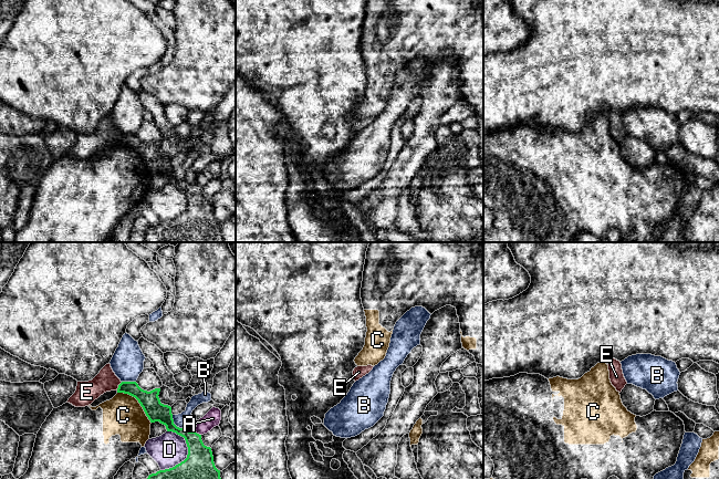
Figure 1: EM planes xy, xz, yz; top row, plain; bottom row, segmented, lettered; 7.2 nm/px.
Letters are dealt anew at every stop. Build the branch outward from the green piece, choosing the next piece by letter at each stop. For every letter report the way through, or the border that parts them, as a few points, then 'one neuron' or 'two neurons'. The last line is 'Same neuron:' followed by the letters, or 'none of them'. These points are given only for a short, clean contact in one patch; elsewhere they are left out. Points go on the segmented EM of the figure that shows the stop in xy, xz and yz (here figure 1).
A: two neurons
B: two neurons
C: two neurons
D: two neurons
E: way xy (149, 401), (131, 387), (118, 386), (99, 385), (86, 392); one neuron
Same neuron: E

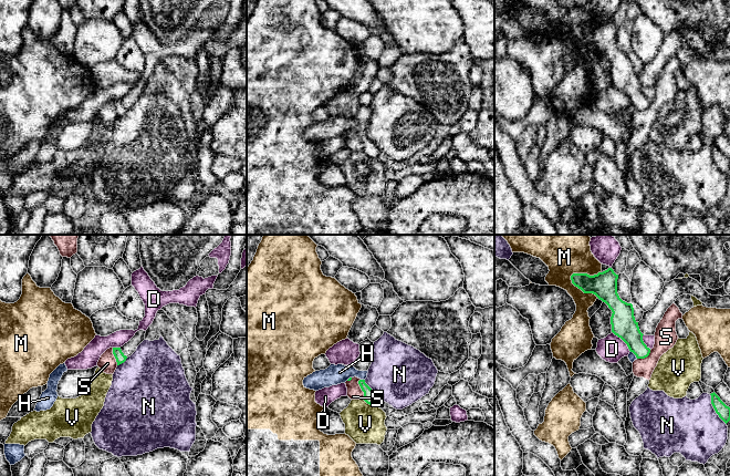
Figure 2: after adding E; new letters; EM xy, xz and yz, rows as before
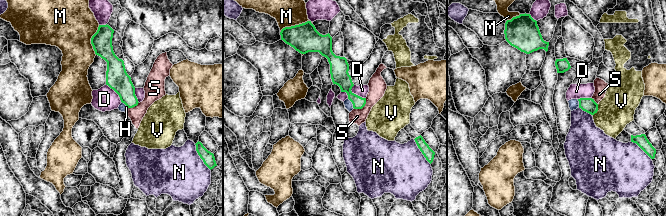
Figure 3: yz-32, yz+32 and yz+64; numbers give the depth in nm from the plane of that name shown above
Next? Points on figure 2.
D: two neurons
H: two neurons
M: two neurons
N: two neurons
S: border xz (360, 379), (358, 385), (363, 392), (363, 399); two neurons
V: border xz (363, 399), (376, 406); two neurons
Same neuron: none of them

